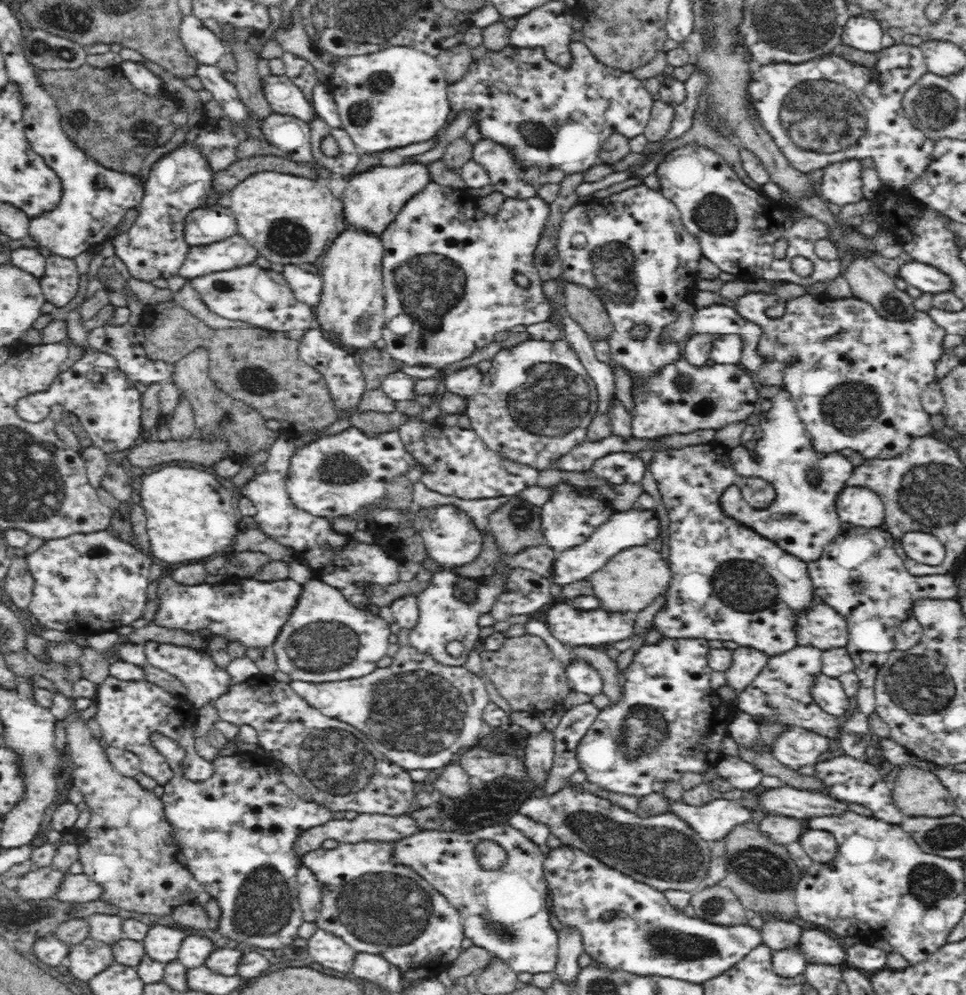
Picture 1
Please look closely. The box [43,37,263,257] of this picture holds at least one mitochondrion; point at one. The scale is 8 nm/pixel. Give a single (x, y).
(104, 140)

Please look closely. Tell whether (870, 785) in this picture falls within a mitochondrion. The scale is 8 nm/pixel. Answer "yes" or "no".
no

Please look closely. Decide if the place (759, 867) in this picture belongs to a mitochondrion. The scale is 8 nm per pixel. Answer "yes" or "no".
yes

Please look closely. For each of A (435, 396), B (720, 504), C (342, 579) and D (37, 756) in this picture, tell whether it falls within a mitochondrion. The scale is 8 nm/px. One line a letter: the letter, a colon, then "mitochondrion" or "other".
A: other
B: other
C: other
D: mitochondrion

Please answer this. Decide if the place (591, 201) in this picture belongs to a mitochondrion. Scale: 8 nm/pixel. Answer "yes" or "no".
no

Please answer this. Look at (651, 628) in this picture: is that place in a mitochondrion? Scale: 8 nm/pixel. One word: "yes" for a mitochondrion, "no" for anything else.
no

